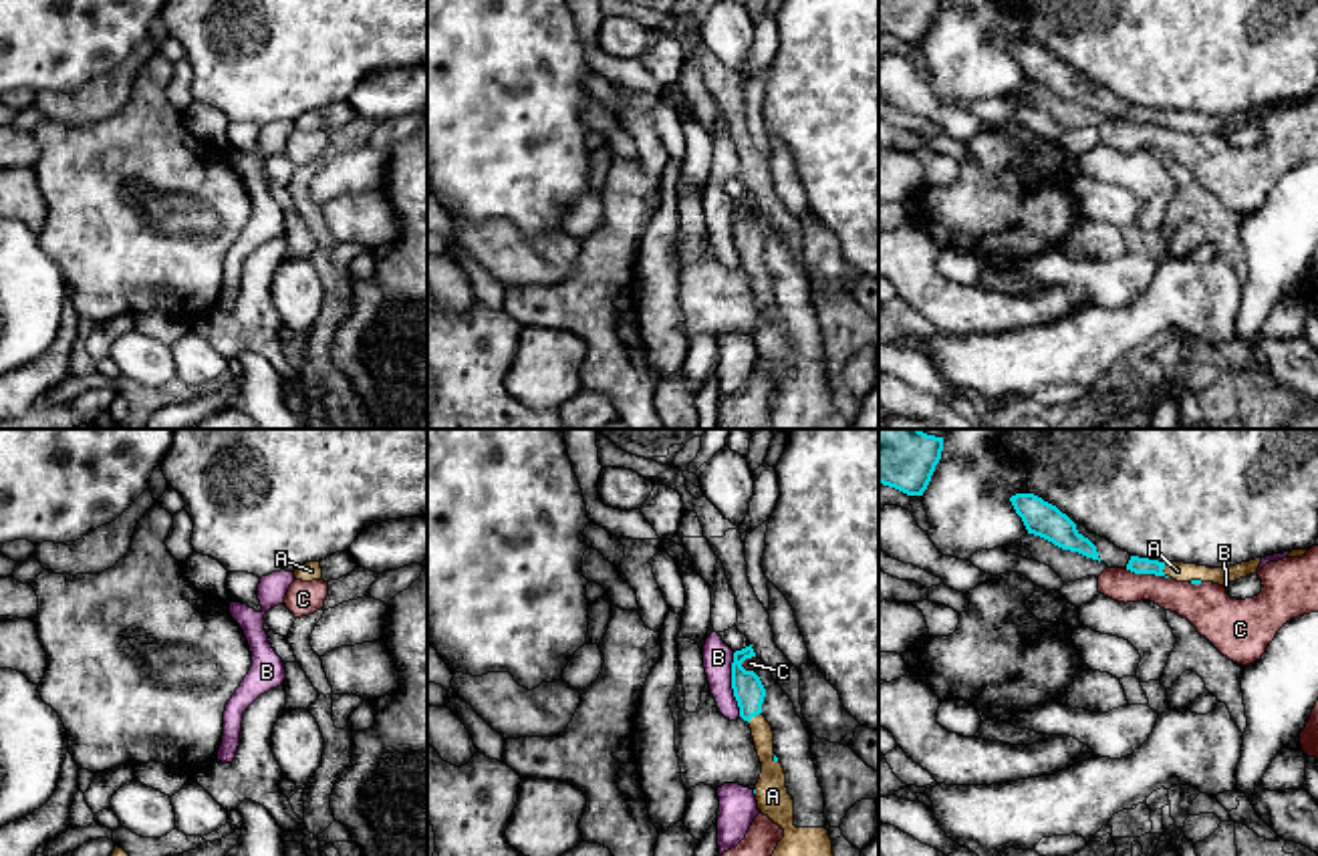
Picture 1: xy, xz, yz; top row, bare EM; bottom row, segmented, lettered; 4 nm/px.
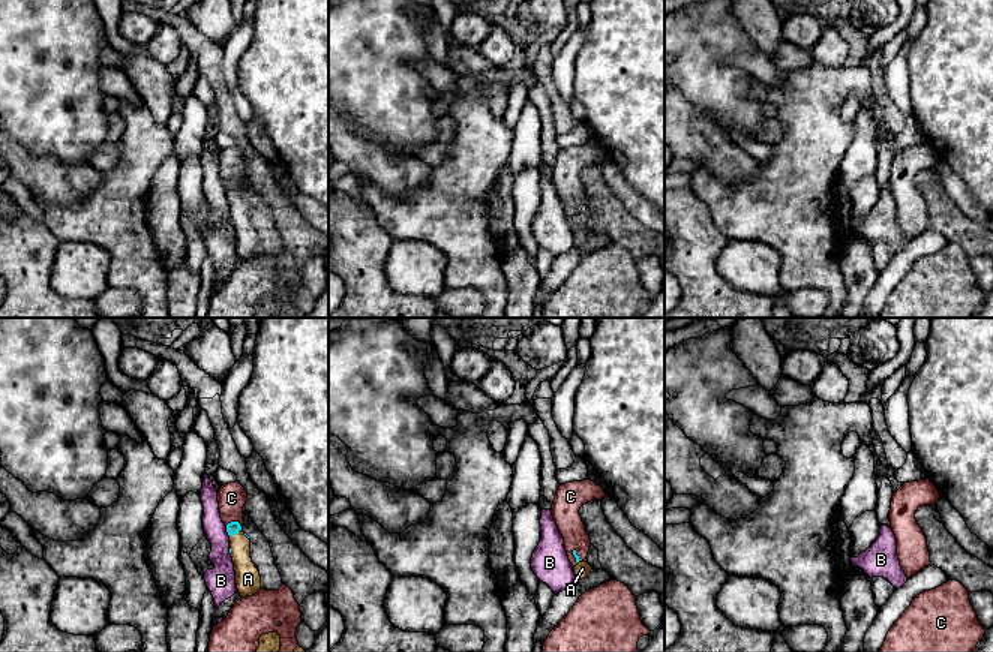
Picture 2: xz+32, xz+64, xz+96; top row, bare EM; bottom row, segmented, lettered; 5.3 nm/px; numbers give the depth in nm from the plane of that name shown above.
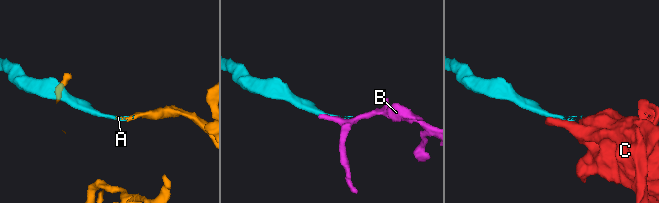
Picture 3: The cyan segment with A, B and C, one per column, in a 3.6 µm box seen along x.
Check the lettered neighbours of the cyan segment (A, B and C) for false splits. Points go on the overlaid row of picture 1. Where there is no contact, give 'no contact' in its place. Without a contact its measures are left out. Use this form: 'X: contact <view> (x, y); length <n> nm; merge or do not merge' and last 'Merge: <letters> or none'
A: contact yz (1161, 571); length 70 nm; do not merge
B: contact xz (732, 685); length 260 nm; do not merge
C: contact yz (1147, 573); length 170 nm; do not merge
Merge: none

